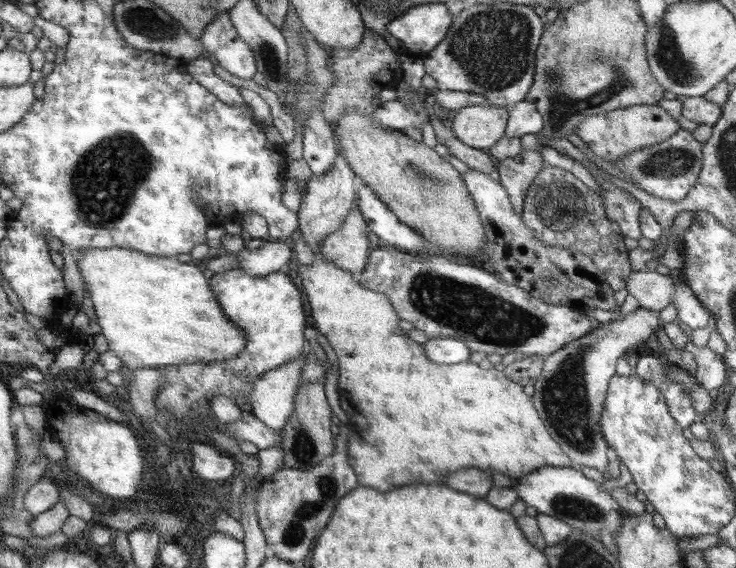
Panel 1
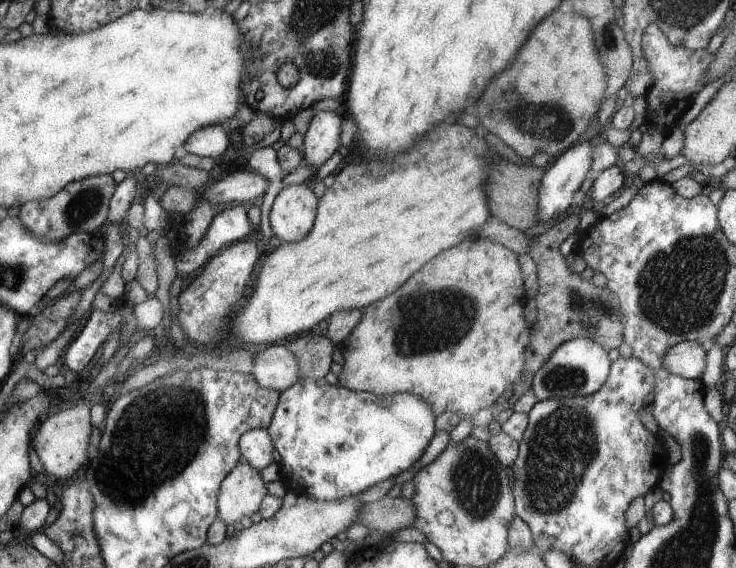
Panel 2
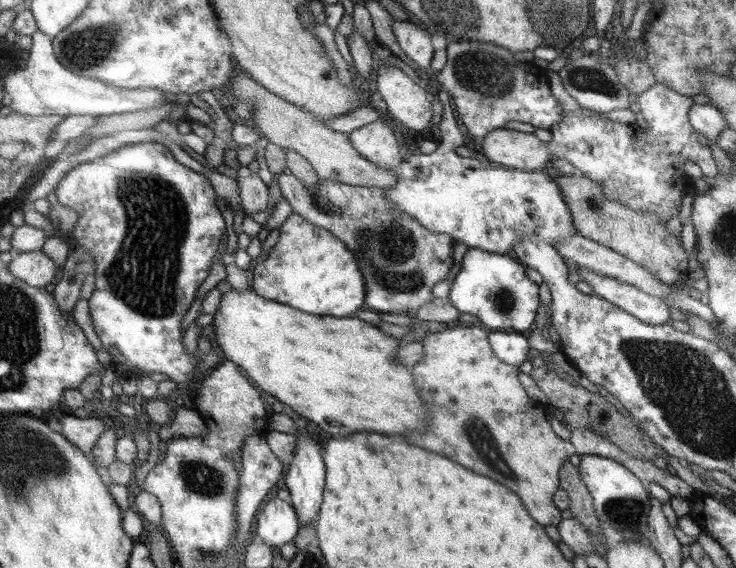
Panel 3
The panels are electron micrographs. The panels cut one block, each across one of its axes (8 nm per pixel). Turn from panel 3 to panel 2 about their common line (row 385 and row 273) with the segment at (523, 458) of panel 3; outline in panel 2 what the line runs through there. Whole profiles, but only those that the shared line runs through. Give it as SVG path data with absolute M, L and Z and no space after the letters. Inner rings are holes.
M477 237L460 242L454 248L449 248L444 253L432 258L430 262L426 262L413 277L410 277L410 282L406 282L406 286L402 286L402 290L396 290L394 294L390 294L384 300L378 300L362 309L361 322L358 322L358 325L339 346L344 356L344 366L338 376L339 385L347 387L351 391L369 392L378 396L398 393L415 394L433 406L434 416L440 416L443 412L454 412L461 417L474 416L480 410L489 408L490 404L494 404L498 398L501 398L506 390L510 390L510 386L514 386L514 382L518 382L522 378L522 372L526 370L530 330L522 316L526 300L524 300L522 272L520 272L518 262L514 250L510 250L498 242L490 242L490 240L482 240Z

